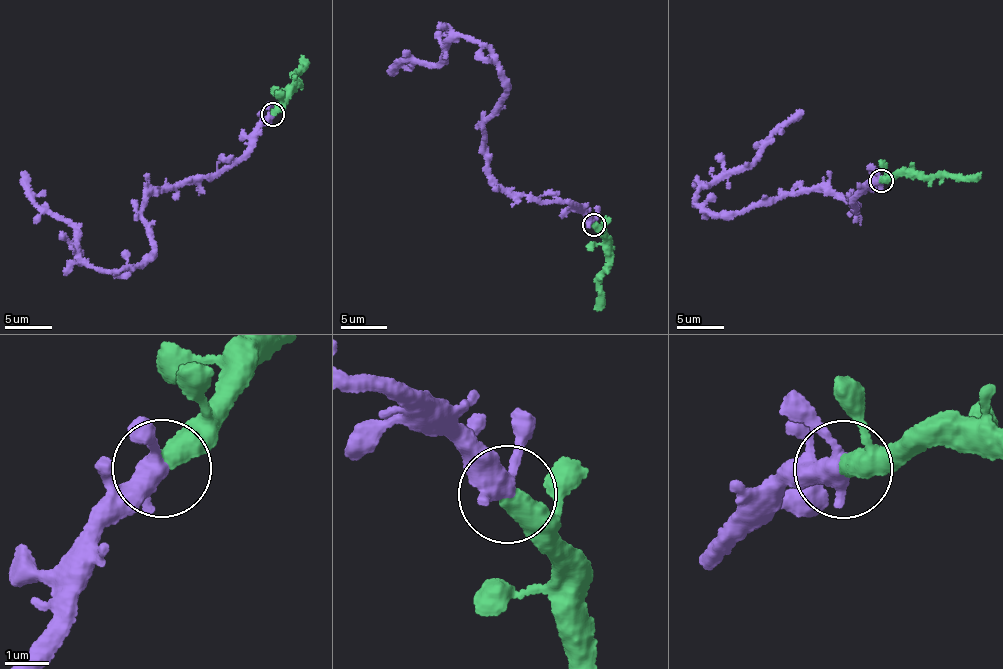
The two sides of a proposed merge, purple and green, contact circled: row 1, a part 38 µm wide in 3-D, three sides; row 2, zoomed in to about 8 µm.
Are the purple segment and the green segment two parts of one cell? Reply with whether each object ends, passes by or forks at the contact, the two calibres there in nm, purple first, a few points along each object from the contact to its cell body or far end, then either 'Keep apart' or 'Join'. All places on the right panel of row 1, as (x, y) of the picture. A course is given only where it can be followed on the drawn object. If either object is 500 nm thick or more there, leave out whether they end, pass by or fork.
At the ring purple passes by. At the ring green ends. Thickness 400 nm (purple) against 480 nm. Course of purple: (880, 181), (852, 206), (824, 192), (785, 192), (738, 213), (695, 203), (700, 189), (753, 161), (803, 111). Course of green: (880, 181), (902, 175), (931, 179), (950, 175), (973, 178), (981, 173). Join

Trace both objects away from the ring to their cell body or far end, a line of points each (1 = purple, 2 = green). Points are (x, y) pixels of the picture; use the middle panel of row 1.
1: (594, 224), (490, 173), (484, 119), (505, 92), (484, 45), (457, 36), (436, 64), (402, 62), (392, 74)
2: (594, 224), (607, 243), (607, 271), (599, 284), (596, 309)

